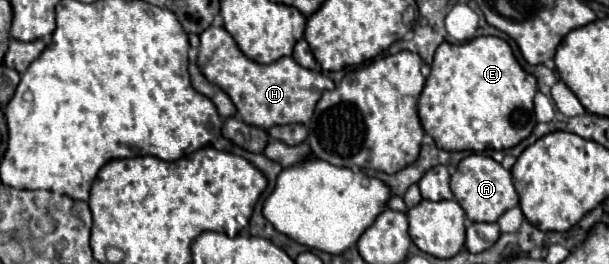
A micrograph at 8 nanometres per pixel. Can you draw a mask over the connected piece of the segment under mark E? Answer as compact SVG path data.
M480 36L464 44L438 46L430 76L418 100L418 116L426 134L448 152L508 150L530 136L534 118L536 78L512 54L506 40Z

